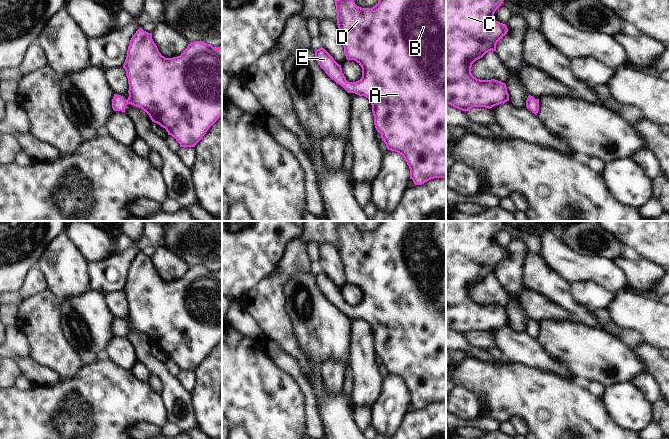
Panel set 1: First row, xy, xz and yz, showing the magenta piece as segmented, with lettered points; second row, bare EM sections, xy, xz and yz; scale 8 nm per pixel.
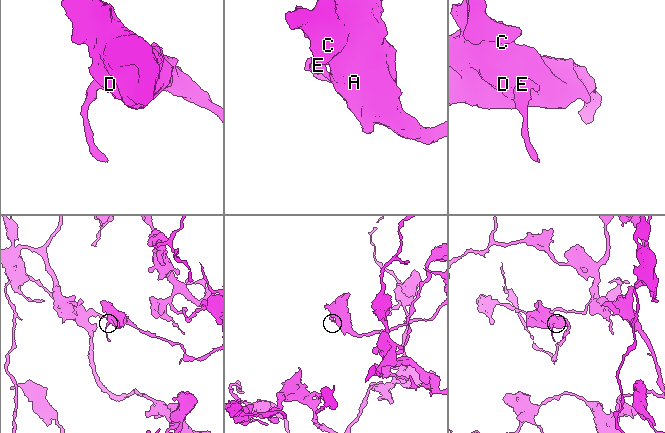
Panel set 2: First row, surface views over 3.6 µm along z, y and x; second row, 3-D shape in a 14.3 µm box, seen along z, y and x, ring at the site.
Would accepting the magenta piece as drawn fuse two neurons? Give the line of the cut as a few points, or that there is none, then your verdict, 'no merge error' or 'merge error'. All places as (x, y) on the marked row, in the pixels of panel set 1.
cut none; no merge error

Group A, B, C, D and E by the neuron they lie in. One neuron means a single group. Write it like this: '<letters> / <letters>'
A B C D E

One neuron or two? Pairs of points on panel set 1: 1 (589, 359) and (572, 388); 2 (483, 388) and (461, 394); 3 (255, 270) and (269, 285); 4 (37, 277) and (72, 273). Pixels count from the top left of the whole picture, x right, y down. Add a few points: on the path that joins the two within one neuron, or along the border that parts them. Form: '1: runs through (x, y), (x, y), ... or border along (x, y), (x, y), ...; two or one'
1: border along (574, 376), (587, 383); two
2: border along (459, 385), (467, 388), (481, 406); two
3: border along (272, 272), (245, 293); two
4: border along (35, 266), (42, 274), (47, 288), (56, 296); two

